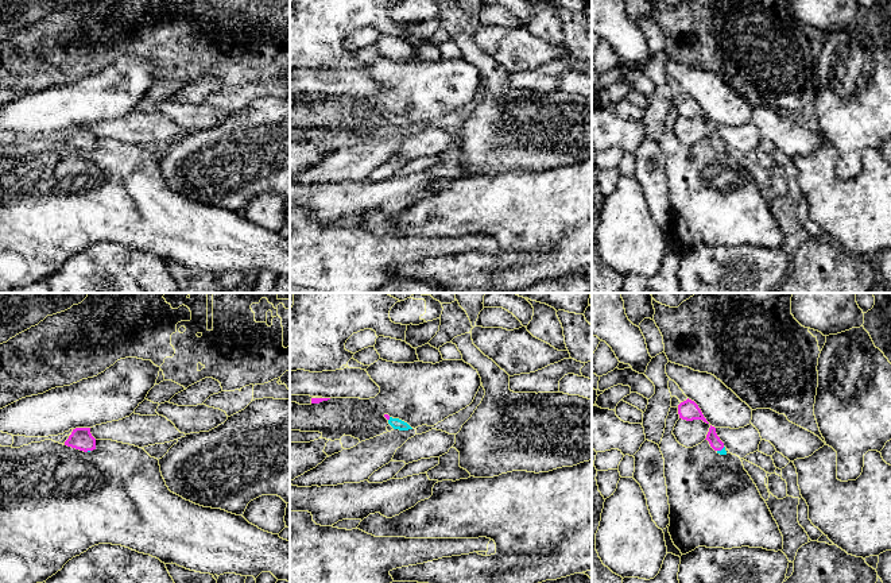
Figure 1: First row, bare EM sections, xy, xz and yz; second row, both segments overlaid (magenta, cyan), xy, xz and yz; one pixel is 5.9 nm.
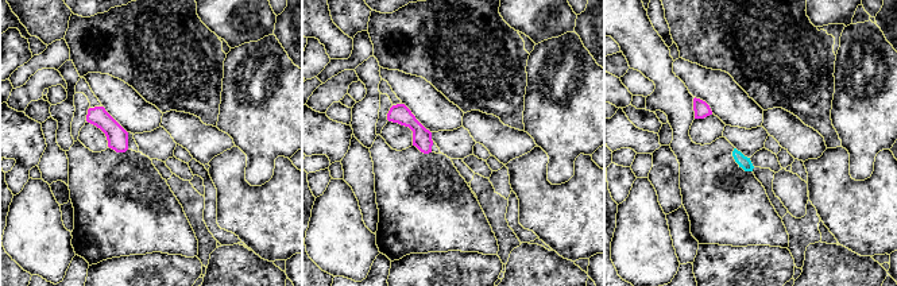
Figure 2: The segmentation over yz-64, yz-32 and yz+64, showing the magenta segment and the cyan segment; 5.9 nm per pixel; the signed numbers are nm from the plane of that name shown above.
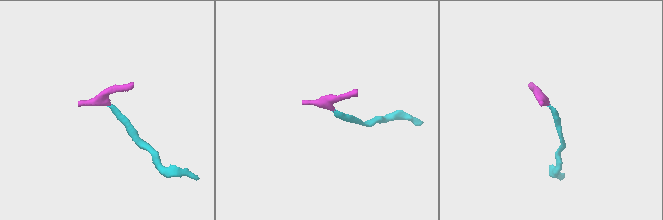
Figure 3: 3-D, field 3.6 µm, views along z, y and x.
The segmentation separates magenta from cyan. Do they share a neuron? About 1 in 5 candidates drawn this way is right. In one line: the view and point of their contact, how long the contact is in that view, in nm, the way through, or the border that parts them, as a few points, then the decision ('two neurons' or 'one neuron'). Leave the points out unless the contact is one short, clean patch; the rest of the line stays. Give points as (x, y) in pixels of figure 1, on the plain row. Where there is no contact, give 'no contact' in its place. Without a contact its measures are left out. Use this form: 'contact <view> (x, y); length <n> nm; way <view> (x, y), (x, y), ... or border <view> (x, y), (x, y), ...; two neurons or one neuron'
contact yz (720, 147); length 50 nm; way yz (715, 139), (720, 147), (723, 149); one neuron

